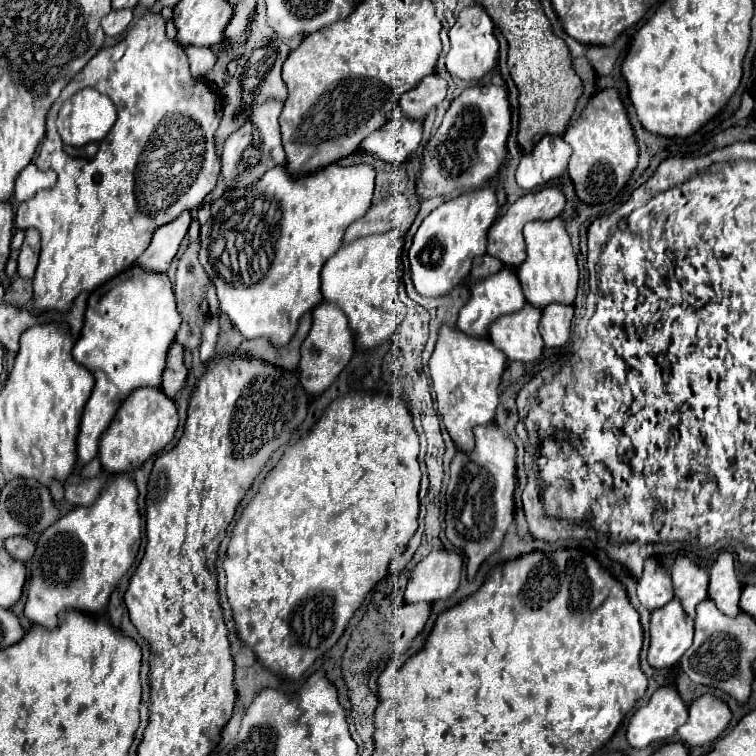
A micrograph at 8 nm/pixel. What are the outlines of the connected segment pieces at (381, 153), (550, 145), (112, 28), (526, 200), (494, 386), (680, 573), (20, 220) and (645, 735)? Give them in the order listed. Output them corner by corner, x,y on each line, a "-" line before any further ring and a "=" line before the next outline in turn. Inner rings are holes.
400,116
390,118
382,128
366,136
360,148
390,164
402,164
408,160
412,152
416,152
420,140
422,140
422,122
=
562,136
542,138
532,152
524,154
516,170
516,182
522,190
536,190
548,182
560,178
570,160
572,148
564,142
=
110,10
100,22
106,36
120,36
132,22
132,10
=
544,188
540,192
532,192
532,194
518,198
512,206
508,206
506,214
490,226
490,230
488,230
488,254
498,258
504,266
518,268
526,258
526,246
524,246
524,236
522,236
524,224
530,220
554,220
564,210
564,204
566,204
566,198
558,188
=
442,326
438,344
430,356
430,374
436,392
438,412
460,452
472,452
474,434
472,428
478,424
490,424
498,406
498,386
506,368
506,356
502,350
492,346
488,338
468,338
460,330
=
678,556
672,566
672,586
674,596
680,600
686,614
694,618
696,604
708,598
708,572
696,566
690,558
=
160,14
142,16
116,46
102,48
84,66
48,110
46,134
36,164
42,170
56,170
58,182
48,190
36,192
16,212
18,228
36,228
42,236
42,254
32,280
34,306
42,312
68,312
80,292
92,292
108,278
128,270
148,248
154,230
168,224
182,210
194,210
212,192
220,176
220,158
214,148
214,132
222,116
220,96
204,80
190,74
186,52
168,40
164,24
-
88,86
112,98
118,118
92,158
74,158
64,152
62,138
56,130
56,110
64,98
=
662,686
654,692
646,706
642,706
628,724
628,744
632,748
646,748
652,742
670,738
688,720
688,704
680,698
676,688

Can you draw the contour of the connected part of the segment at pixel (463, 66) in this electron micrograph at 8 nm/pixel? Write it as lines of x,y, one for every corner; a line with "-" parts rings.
480,6
466,8
458,14
456,24
450,28
450,52
446,54
446,70
460,80
480,80
496,68
498,40
494,36
494,22

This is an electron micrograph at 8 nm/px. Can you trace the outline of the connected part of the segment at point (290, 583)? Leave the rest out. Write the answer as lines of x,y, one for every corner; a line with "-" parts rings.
351,392
346,396
336,398
328,406
324,416
314,424
312,432
282,454
280,462
270,470
270,474
262,482
258,494
242,510
242,516
232,530
232,538
230,538
230,544
226,550
226,558
224,558
226,596
232,606
236,632
238,632
240,642
244,646
250,646
252,652
256,654
256,658
268,670
272,670
278,676
298,680
316,662
318,656
322,656
326,650
330,650
338,642
338,638
346,630
348,620
360,608
366,594
386,576
390,562
406,550
410,538
414,536
414,532
418,528
418,490
420,490
418,452
420,452
420,440
414,430
412,416
410,416
405,402
390,395
372,393
371,396
366,392

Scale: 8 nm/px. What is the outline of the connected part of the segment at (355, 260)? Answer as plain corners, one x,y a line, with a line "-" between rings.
396,232
374,234
342,244
340,250
322,268
322,294
324,300
334,302
350,322
356,338
356,348
370,352
384,344
400,326
404,318
404,302
398,294
398,268
400,268
402,240

